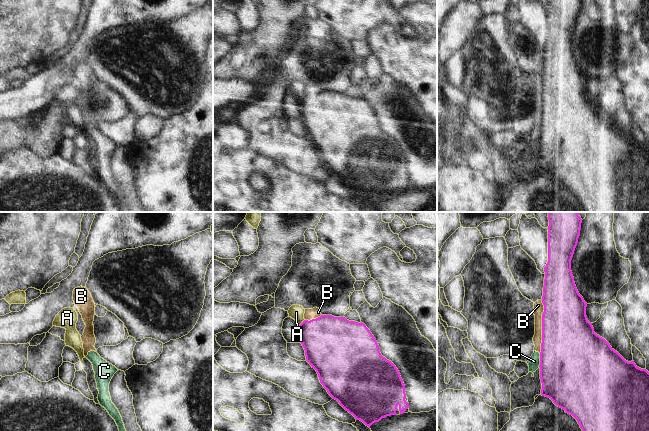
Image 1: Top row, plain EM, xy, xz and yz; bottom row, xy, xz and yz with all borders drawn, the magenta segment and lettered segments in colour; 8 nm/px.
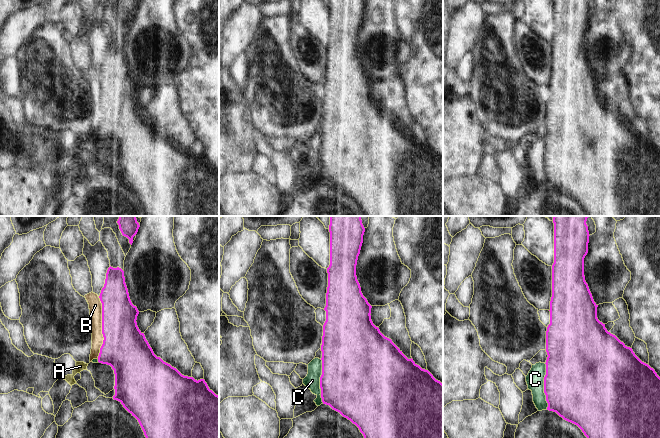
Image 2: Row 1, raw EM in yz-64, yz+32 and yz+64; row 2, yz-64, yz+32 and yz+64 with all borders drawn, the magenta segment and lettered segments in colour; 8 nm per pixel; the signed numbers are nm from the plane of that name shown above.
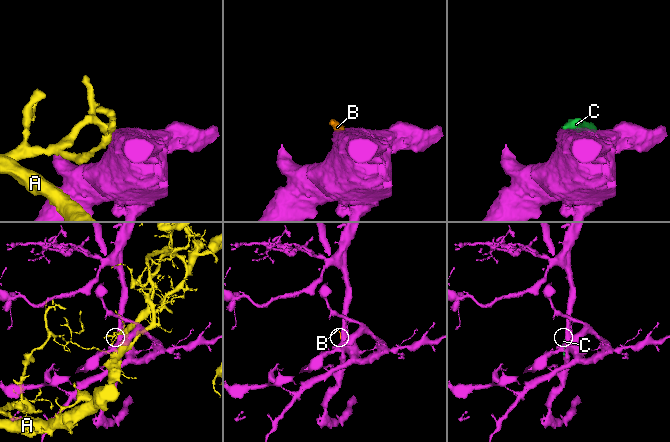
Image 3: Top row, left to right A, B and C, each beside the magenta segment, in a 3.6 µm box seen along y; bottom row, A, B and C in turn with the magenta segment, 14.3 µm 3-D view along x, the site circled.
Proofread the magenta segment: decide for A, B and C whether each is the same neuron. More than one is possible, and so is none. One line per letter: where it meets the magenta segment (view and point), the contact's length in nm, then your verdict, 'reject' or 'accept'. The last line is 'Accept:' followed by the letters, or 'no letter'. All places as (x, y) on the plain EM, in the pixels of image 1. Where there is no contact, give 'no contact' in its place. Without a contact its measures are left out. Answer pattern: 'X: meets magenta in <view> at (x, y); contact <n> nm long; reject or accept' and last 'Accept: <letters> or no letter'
A: meets magenta in xz at (302, 98); contact 70 nm long; reject
B: meets magenta in yz at (542, 102); contact 440 nm long; reject
C: meets magenta in yz at (540, 136); contact 110 nm long; reject
Accept: no letter

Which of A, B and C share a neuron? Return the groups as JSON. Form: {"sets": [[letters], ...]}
{"sets": [["A"], ["B", "C"]]}

